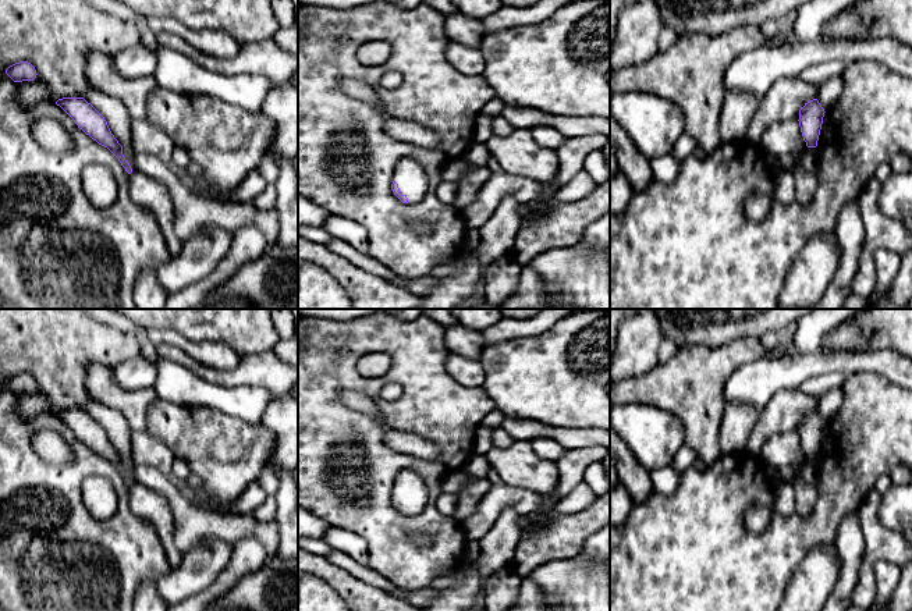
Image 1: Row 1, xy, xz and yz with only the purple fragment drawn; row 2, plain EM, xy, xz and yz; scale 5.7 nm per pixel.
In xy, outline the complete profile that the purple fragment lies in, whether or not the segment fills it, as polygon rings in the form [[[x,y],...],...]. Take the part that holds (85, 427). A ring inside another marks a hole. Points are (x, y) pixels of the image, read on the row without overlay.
[[[63,409],[56,413],[82,441],[99,457],[107,459],[121,475],[128,486],[132,484],[129,475],[123,466],[123,458],[111,445],[104,429],[84,409]]]

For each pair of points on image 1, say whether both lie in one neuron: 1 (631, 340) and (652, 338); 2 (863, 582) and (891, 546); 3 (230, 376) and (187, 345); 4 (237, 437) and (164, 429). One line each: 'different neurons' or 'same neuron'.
1: same neuron
2: same neuron
3: different neurons
4: same neuron

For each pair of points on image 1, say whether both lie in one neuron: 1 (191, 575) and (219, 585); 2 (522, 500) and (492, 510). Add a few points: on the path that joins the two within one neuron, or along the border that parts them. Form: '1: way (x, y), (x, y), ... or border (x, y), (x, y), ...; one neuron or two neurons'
1: border (229, 553), (222, 572), (188, 596); two neurons
2: way (515, 500), (501, 500), (499, 503); one neuron

